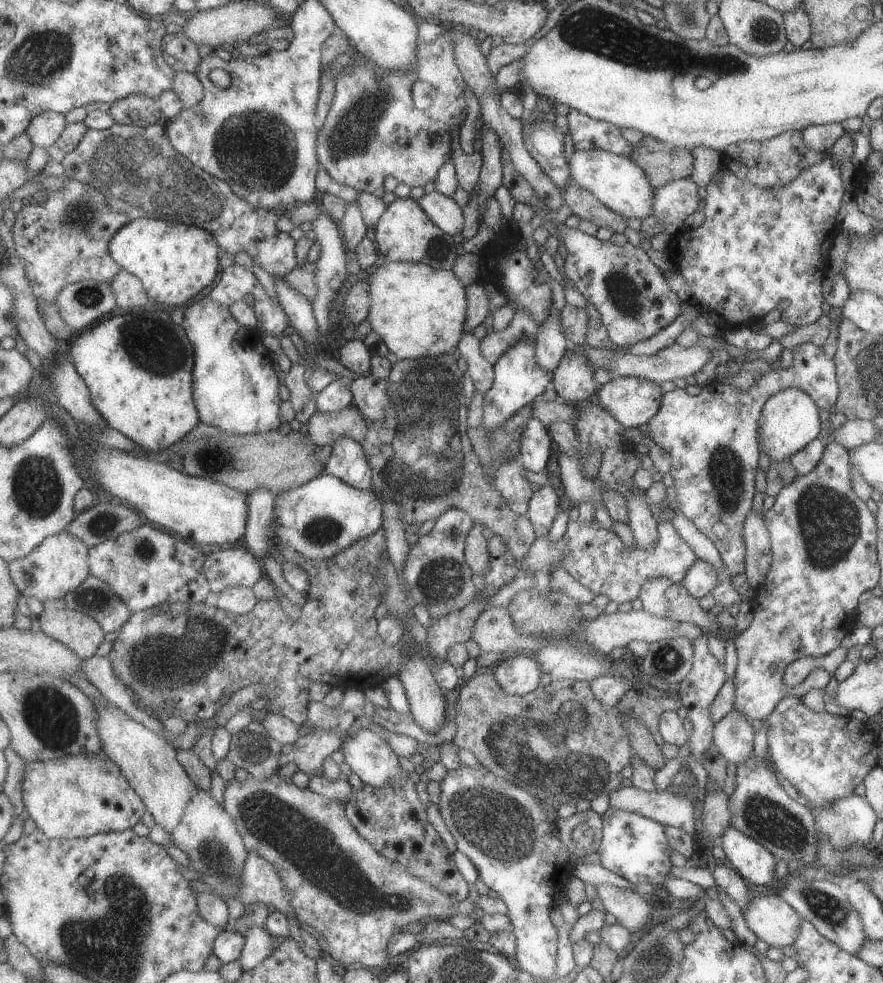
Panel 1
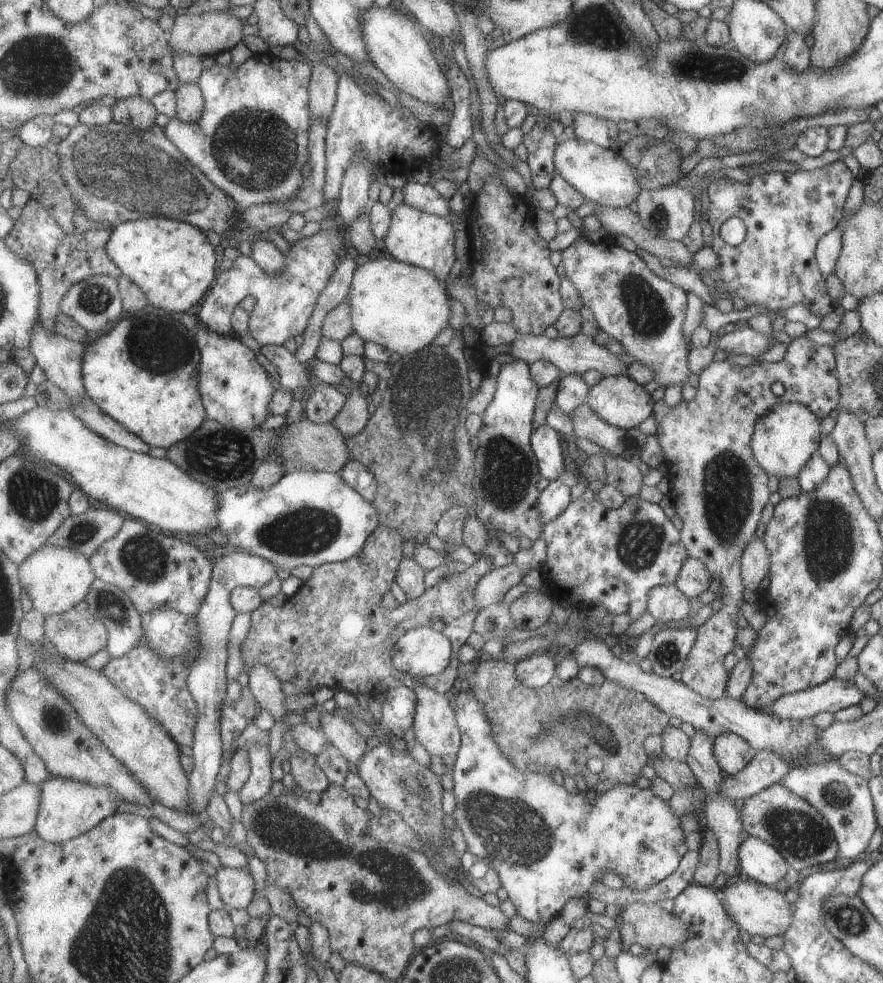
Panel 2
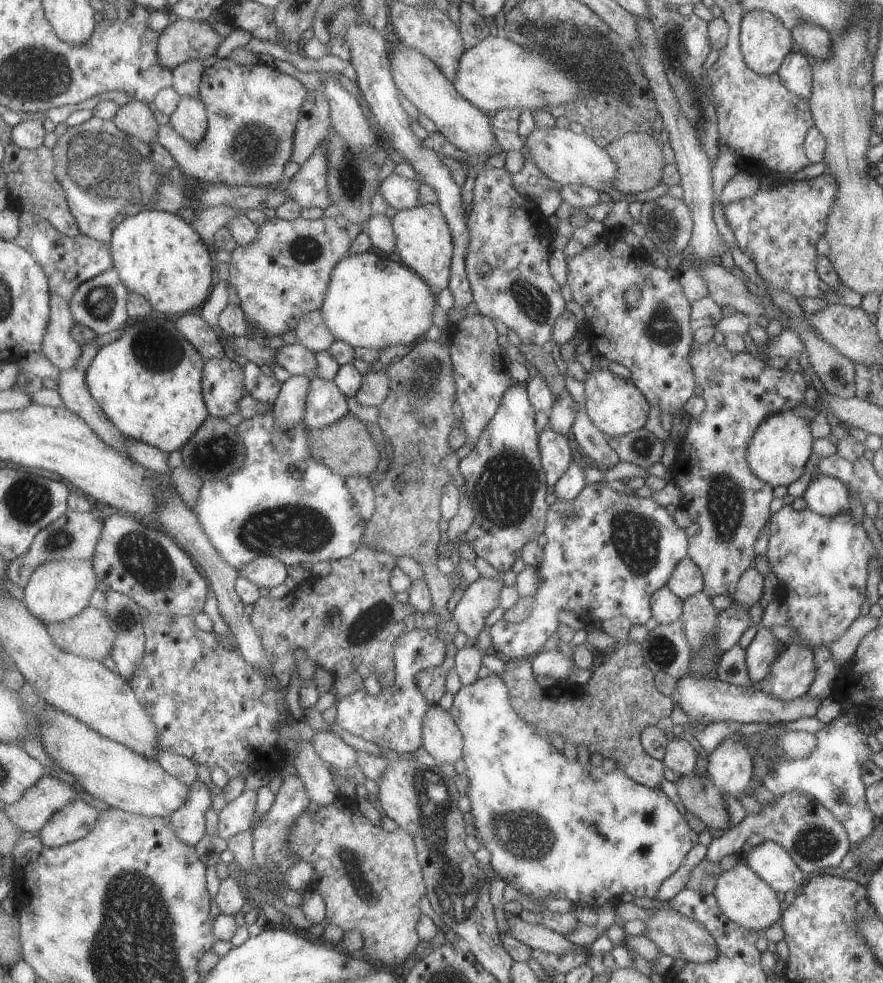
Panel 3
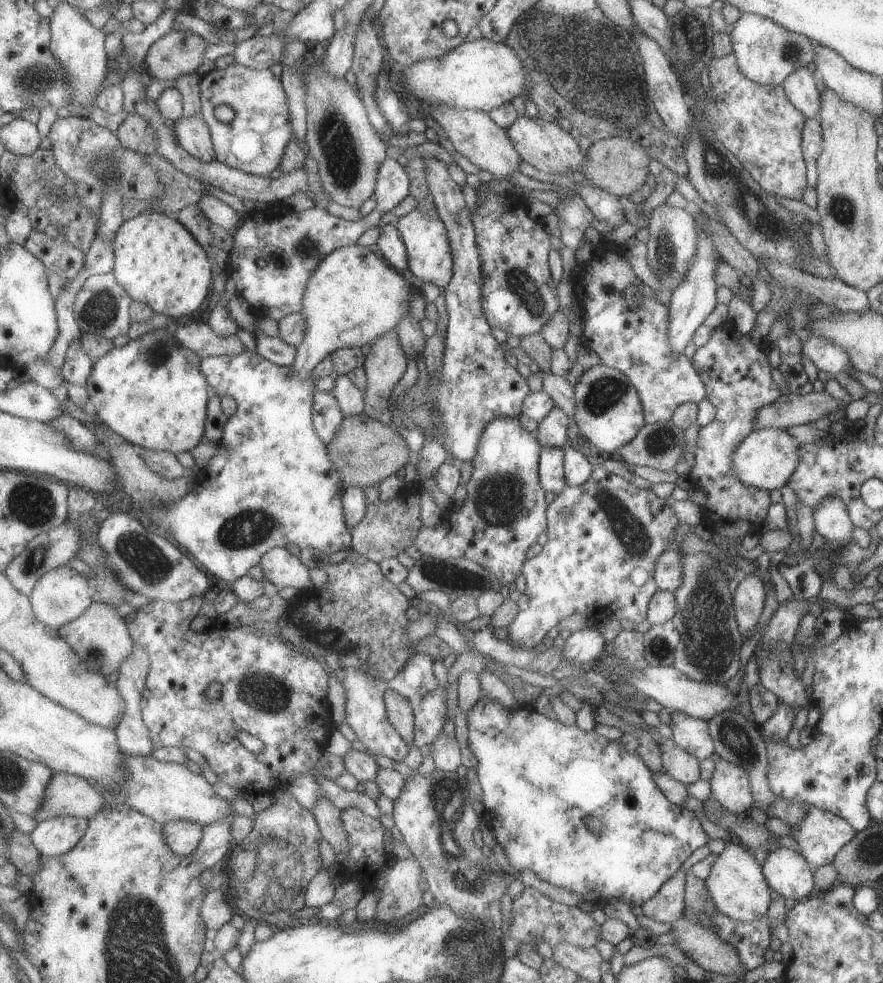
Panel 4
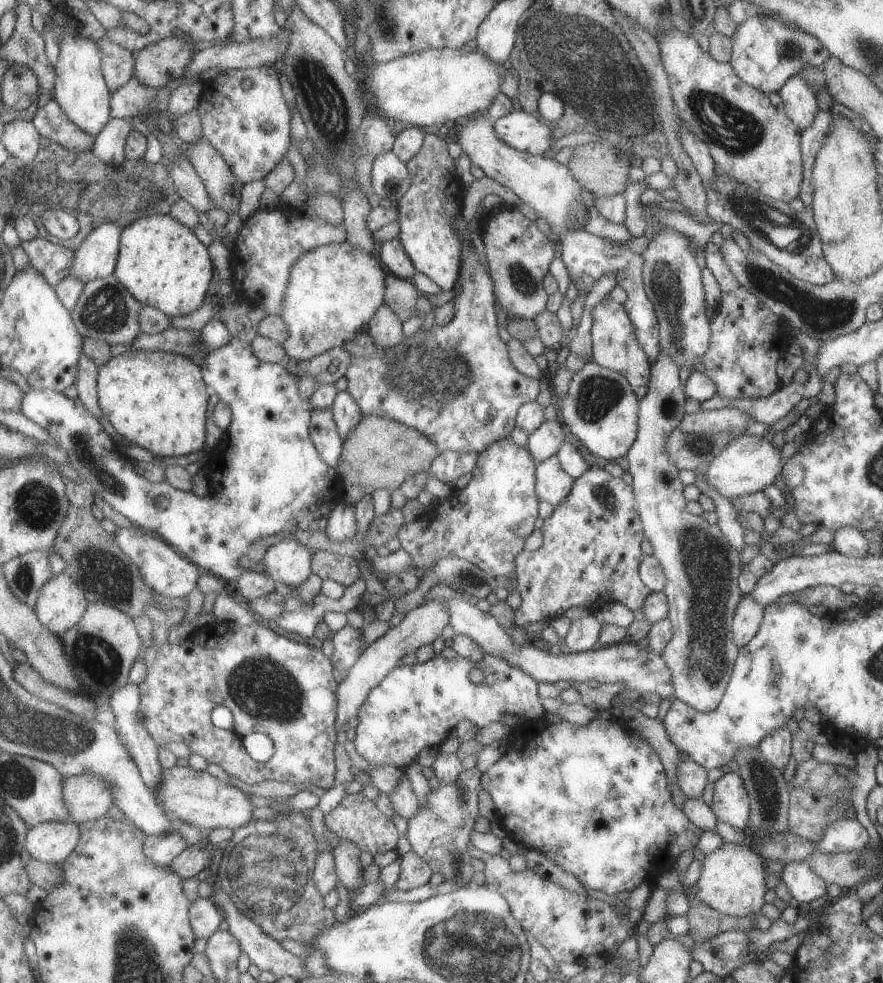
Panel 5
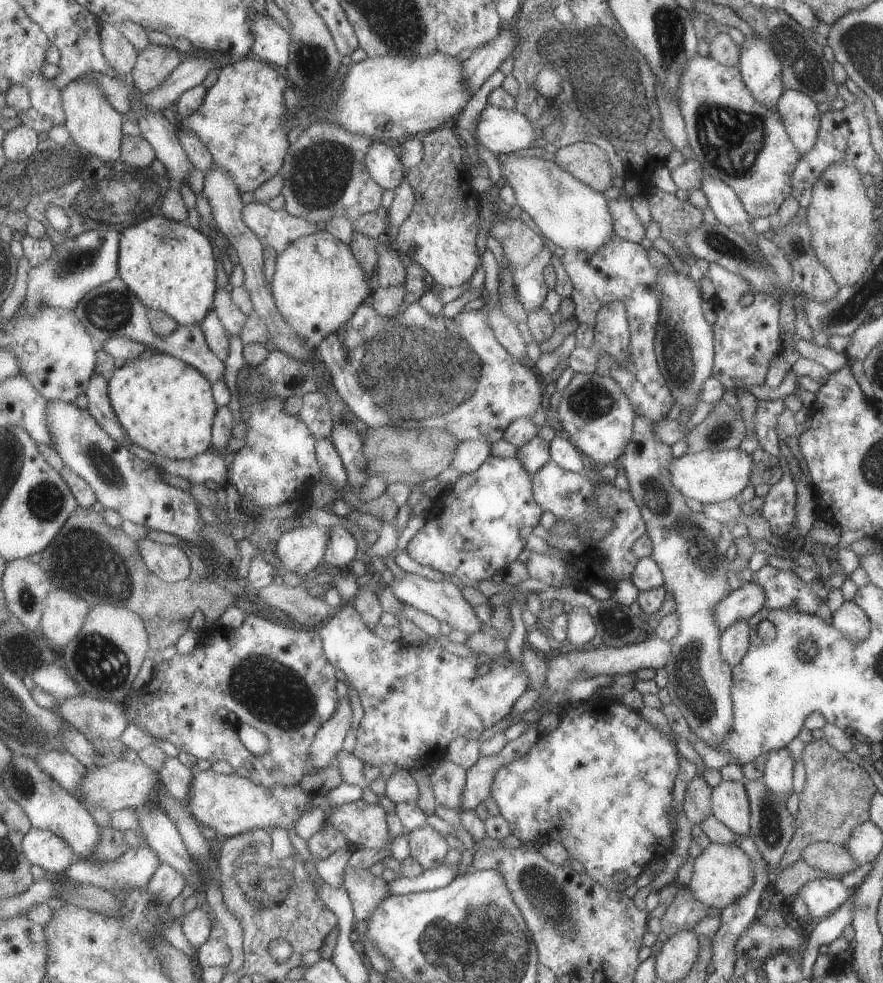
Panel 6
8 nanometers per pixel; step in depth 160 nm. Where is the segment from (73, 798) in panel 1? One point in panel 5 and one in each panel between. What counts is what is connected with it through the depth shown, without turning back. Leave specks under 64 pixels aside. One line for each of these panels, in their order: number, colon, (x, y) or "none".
2: (69, 808)
3: (72, 823)
4: (54, 837)
5: (53, 841)

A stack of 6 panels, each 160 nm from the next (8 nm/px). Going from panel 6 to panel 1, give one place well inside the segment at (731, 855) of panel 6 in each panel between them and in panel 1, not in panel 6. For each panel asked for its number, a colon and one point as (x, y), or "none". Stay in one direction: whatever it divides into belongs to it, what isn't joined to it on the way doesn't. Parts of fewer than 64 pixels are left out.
1: (771, 919)
2: (759, 909)
3: (745, 899)
4: (735, 884)
5: (731, 882)

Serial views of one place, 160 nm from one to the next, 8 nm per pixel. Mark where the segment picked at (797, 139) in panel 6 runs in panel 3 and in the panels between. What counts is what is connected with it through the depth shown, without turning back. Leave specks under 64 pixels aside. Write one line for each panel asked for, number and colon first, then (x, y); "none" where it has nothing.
3: (795, 73)
4: (799, 88)
5: (796, 93)

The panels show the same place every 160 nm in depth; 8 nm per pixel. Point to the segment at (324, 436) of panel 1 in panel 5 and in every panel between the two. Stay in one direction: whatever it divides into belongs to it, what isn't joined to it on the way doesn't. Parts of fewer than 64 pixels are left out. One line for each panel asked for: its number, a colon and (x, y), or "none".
2: (355, 416)
3: (376, 384)
4: (386, 362)
5: (386, 328)

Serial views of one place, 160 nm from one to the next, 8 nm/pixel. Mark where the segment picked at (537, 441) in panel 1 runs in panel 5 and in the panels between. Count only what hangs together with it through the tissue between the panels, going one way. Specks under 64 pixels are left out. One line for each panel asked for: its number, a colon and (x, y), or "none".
2: (547, 443)
3: (556, 455)
4: (552, 471)
5: (554, 484)

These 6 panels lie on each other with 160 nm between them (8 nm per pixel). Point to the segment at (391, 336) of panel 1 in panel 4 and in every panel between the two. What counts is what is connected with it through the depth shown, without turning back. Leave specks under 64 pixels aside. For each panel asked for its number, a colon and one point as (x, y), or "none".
2: (404, 307)
3: (373, 302)
4: (355, 296)

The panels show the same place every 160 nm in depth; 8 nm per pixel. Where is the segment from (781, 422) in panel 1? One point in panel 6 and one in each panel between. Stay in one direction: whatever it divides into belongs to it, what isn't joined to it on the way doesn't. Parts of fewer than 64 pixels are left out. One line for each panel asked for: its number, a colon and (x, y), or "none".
2: (787, 434)
3: (777, 454)
4: (764, 459)
5: (747, 463)
6: (707, 477)

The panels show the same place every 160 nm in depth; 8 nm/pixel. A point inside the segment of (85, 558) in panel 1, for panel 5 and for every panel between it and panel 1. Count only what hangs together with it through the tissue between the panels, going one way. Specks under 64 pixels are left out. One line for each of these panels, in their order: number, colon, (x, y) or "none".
2: (56, 578)
3: (60, 590)
4: (61, 596)
5: (62, 602)

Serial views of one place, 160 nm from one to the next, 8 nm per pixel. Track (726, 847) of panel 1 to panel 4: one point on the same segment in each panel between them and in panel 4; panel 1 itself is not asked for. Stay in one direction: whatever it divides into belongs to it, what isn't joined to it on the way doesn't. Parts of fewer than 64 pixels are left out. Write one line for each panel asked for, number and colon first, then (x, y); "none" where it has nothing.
2: (757, 860)
3: (771, 863)
4: (786, 872)

